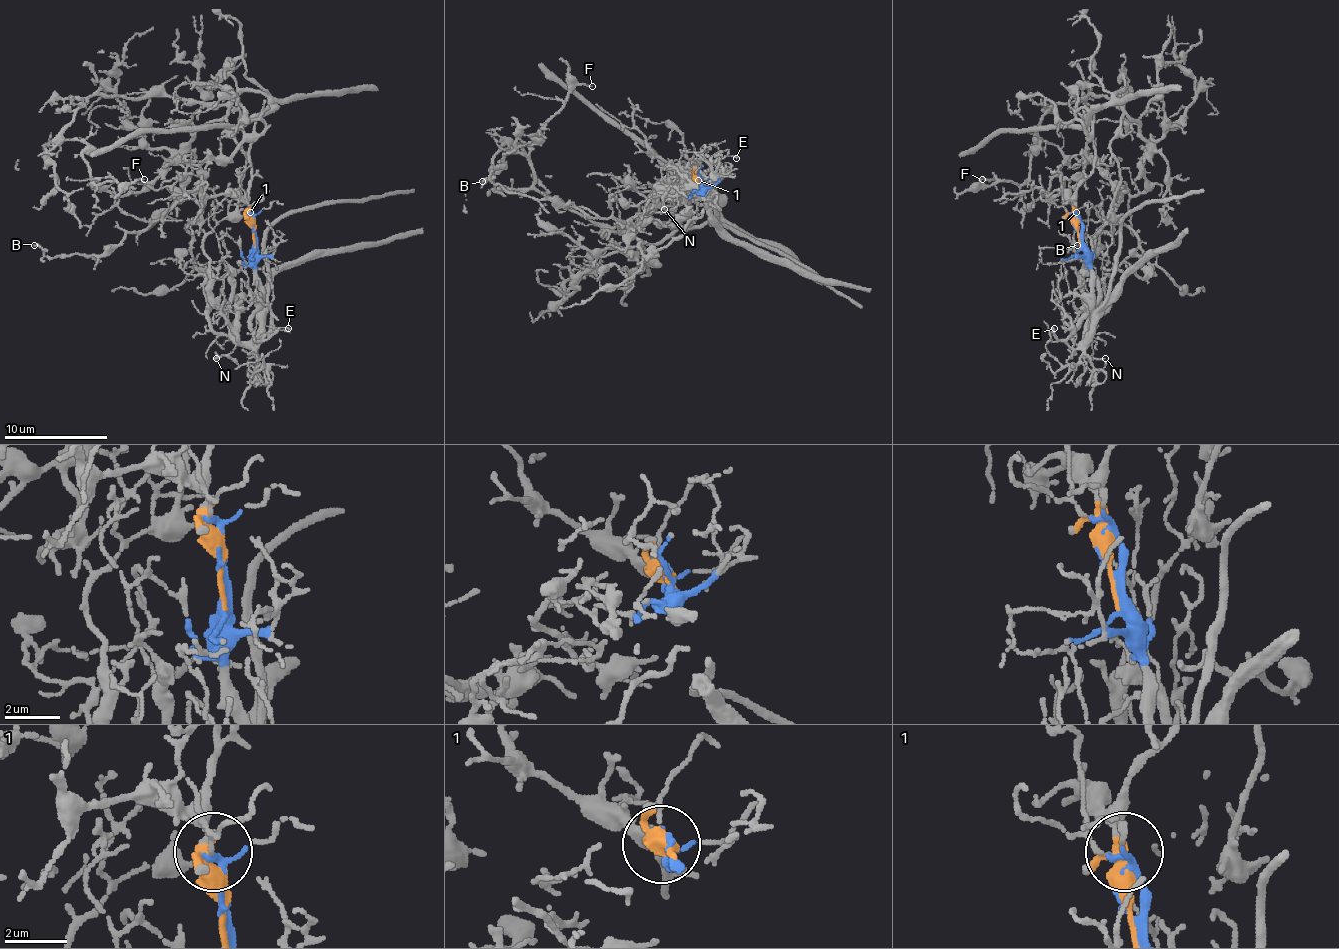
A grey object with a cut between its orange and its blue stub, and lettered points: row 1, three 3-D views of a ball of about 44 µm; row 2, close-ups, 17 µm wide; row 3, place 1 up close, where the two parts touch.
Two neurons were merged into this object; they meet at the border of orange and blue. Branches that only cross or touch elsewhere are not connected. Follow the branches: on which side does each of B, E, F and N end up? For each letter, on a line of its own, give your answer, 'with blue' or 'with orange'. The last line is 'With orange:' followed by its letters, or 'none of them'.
B: with orange
E: with blue
F: with orange
N: with blue
With orange: B, F

